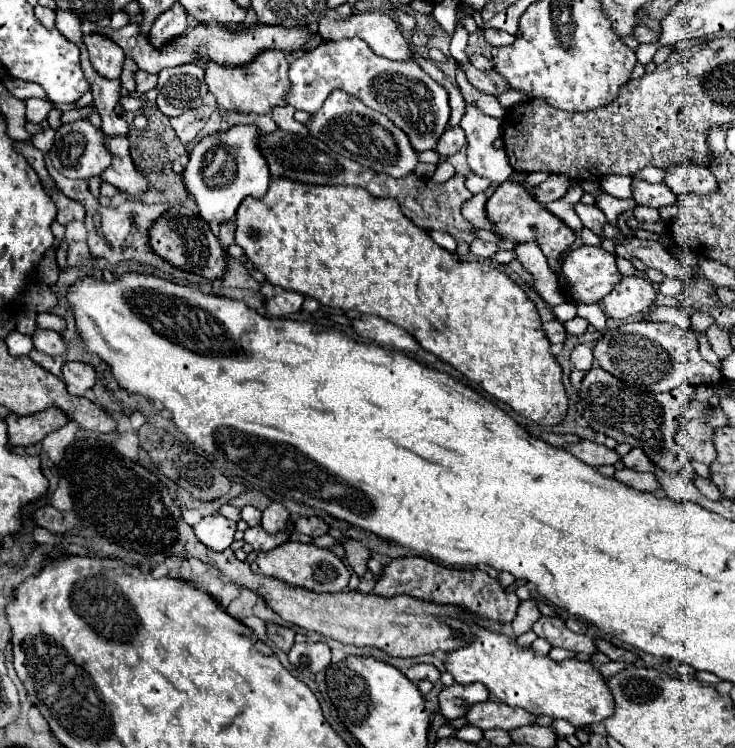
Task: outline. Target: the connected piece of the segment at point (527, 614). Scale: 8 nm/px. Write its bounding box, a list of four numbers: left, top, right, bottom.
[510,598,540,636]

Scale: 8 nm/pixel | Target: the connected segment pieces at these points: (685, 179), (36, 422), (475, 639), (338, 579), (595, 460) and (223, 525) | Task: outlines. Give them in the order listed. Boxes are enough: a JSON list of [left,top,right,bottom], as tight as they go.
[[664,162,718,196],[6,406,70,446],[442,618,614,726],[256,542,350,592],[564,440,620,466],[194,514,236,552]]

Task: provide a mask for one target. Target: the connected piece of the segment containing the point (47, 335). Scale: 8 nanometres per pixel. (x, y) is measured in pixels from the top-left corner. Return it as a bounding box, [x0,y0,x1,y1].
[32,330,66,356]

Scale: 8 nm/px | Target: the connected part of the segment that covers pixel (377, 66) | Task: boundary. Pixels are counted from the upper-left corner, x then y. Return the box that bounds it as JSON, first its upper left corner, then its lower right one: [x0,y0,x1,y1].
[286,38,450,152]

